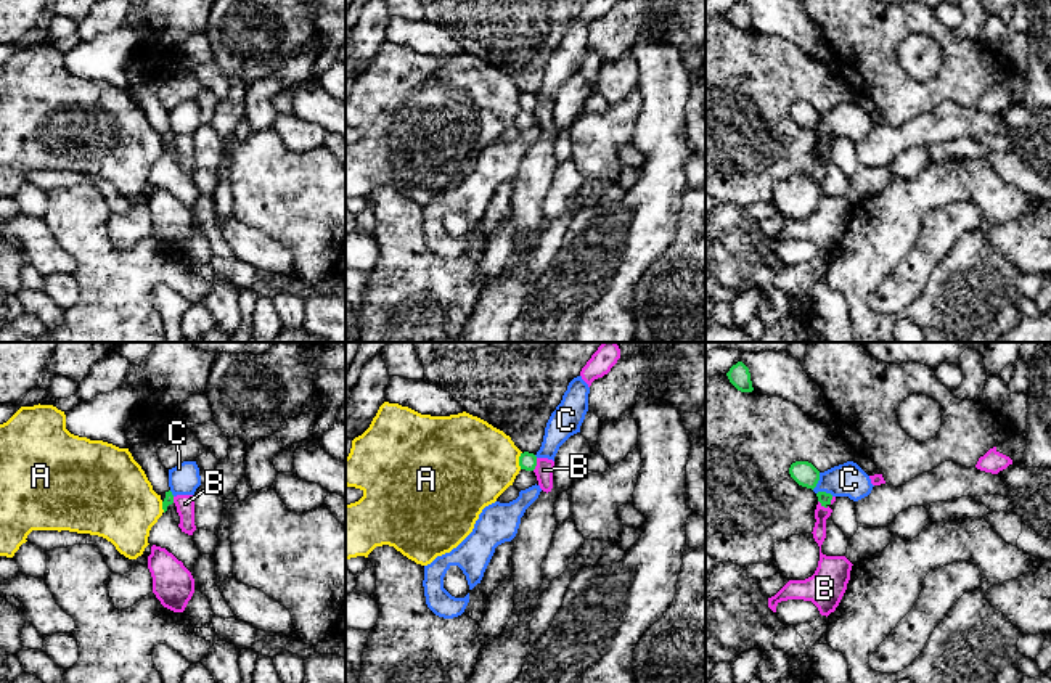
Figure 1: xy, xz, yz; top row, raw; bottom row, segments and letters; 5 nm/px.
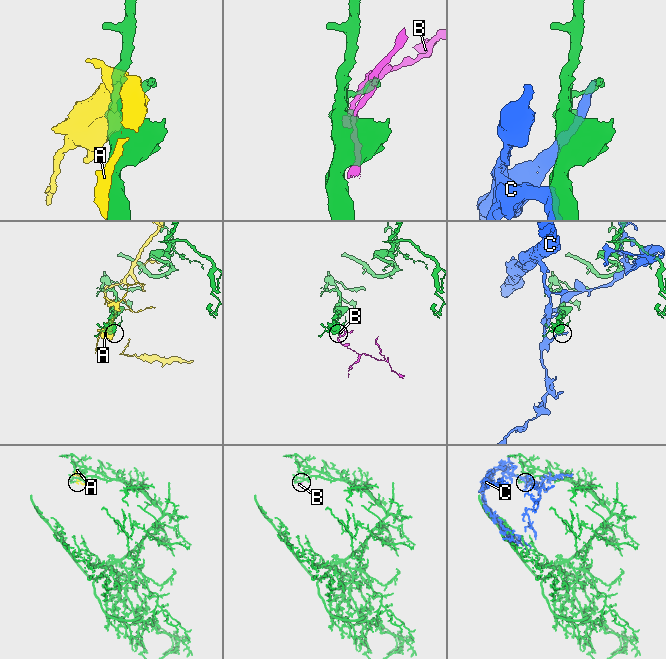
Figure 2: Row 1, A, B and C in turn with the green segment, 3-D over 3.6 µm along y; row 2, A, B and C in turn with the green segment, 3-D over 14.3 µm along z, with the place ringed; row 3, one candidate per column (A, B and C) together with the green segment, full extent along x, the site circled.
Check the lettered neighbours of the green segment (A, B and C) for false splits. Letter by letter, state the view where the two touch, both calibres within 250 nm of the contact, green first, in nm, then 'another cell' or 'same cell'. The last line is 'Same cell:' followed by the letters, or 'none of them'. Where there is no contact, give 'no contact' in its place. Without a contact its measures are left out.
A: meets green in xz; 90 nm thick on the green side, 440 nm on the other; another cell
B: meets green in xz; 90 nm thick on the green side, 90 nm on the other; another cell
C: meets green in yz; 120 nm thick on the green side, 170 nm on the other; another cell
Same cell: none of them

